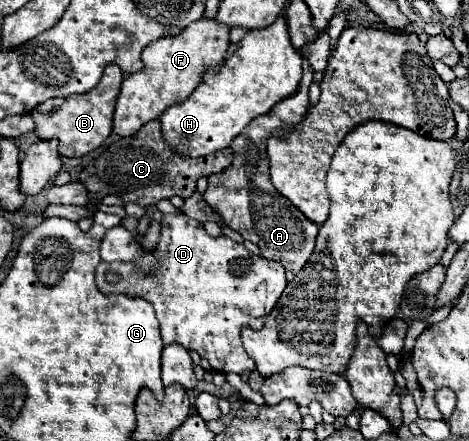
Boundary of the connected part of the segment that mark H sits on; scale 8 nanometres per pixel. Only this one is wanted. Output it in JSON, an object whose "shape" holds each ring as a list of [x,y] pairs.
{"shape":[[[284,19],[250,31],[230,51],[220,65],[204,71],[202,83],[186,101],[168,107],[160,115],[162,137],[176,153],[200,157],[226,149],[252,119],[268,113],[278,101],[296,91],[302,77],[302,57],[288,39]]]}

